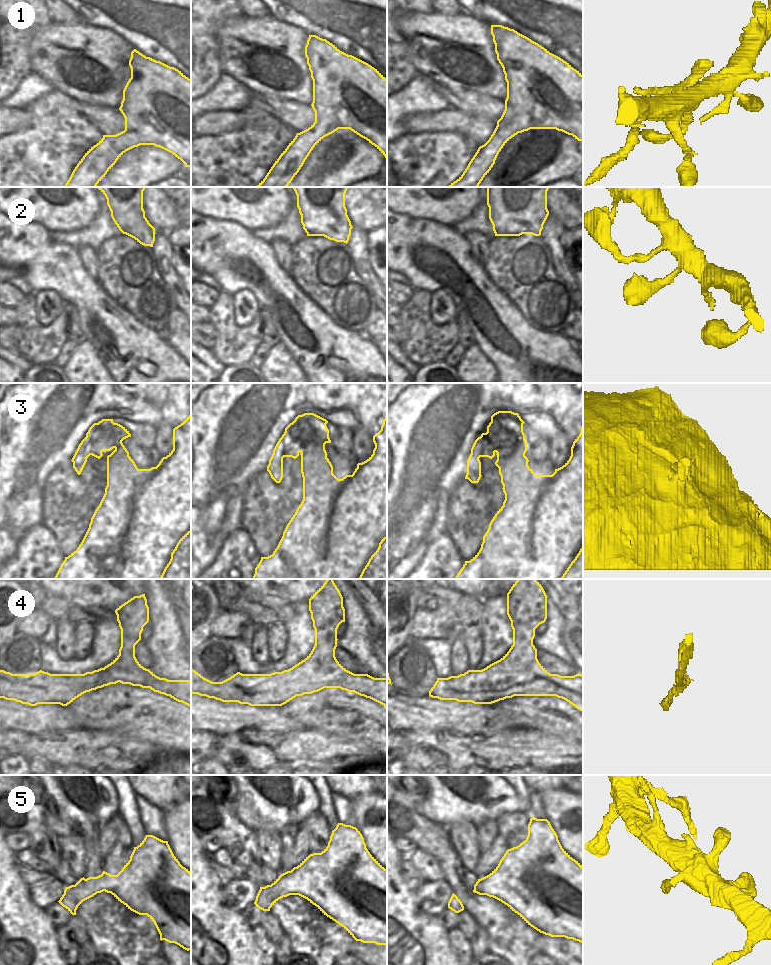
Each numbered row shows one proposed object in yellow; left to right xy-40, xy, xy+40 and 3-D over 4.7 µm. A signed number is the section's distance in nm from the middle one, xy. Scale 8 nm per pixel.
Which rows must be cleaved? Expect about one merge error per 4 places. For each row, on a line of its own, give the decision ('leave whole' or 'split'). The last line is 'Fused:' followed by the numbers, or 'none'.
1: leave whole
2: leave whole
3: leave whole
4: leave whole
5: leave whole
Fused: none

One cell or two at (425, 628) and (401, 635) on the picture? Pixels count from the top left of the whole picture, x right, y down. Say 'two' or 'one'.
two

